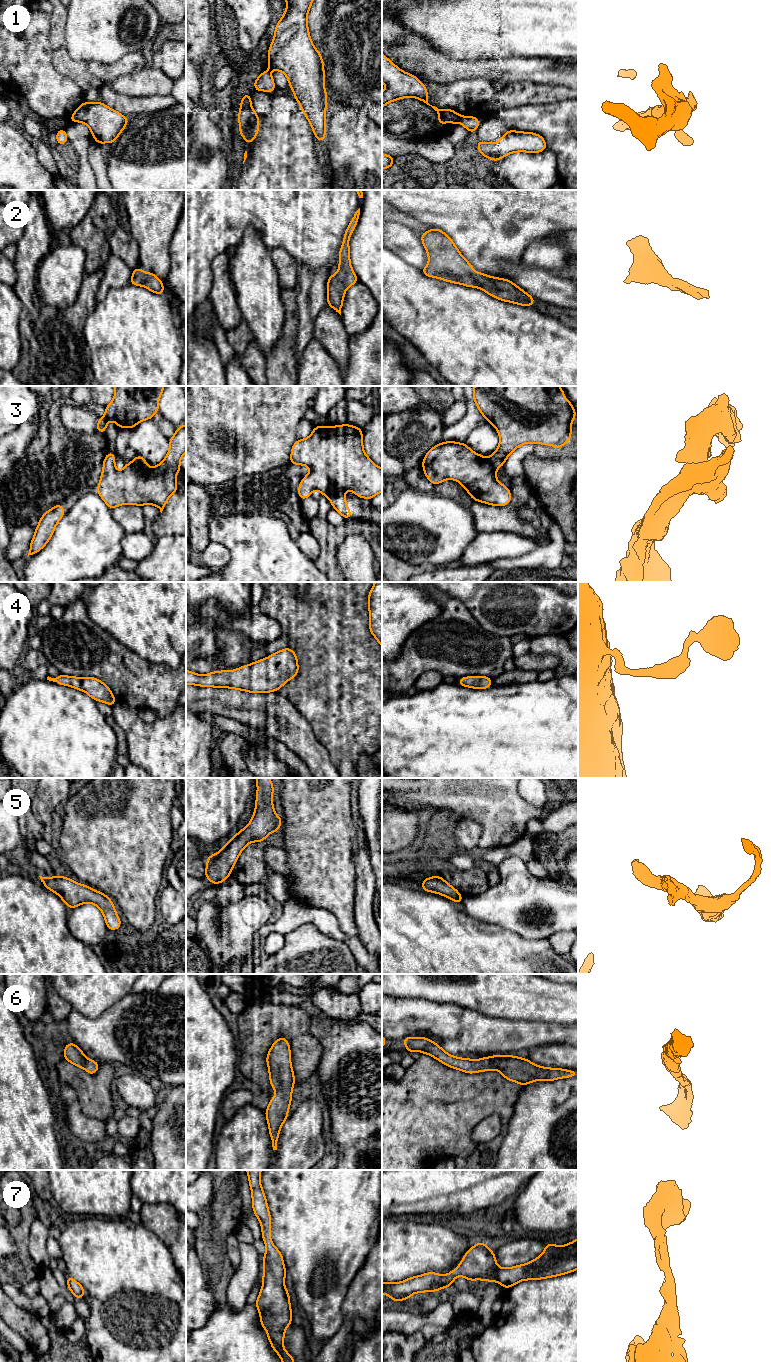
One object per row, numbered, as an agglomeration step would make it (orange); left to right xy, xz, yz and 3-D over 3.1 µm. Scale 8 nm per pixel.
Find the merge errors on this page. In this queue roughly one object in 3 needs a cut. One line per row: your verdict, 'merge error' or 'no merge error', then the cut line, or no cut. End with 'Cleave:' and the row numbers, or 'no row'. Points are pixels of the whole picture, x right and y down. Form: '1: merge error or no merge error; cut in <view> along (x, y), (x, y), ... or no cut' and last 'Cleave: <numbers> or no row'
1: merge error; cut in yz along (461, 117), (458, 121)
2: no merge error; no cut
3: merge error; cut in xy along (133, 460), (147, 468)
4: no merge error; no cut
5: no merge error; no cut
6: no merge error; no cut
7: no merge error; no cut
Cleave: 1, 3

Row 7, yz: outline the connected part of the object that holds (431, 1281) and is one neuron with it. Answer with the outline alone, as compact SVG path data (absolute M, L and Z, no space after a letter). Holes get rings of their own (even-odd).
M578 1238L564 1246L548 1243L538 1258L511 1268L498 1267L494 1251L491 1251L486 1243L478 1242L465 1253L457 1268L445 1276L428 1272L402 1282L382 1282L382 1294L387 1294L394 1302L399 1302L409 1299L413 1293L438 1292L443 1287L448 1288L457 1276L463 1276L468 1281L498 1282L508 1289L523 1280L551 1278L571 1273L576 1269Z

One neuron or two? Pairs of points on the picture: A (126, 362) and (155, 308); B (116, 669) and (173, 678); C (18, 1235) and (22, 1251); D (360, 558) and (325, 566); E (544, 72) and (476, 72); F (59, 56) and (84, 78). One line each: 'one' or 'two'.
A: one
B: one
C: one
D: two
E: one
F: one

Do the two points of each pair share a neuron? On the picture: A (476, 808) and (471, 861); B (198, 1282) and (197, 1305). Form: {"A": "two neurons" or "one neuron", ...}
{"A": "two neurons", "B": "one neuron"}

